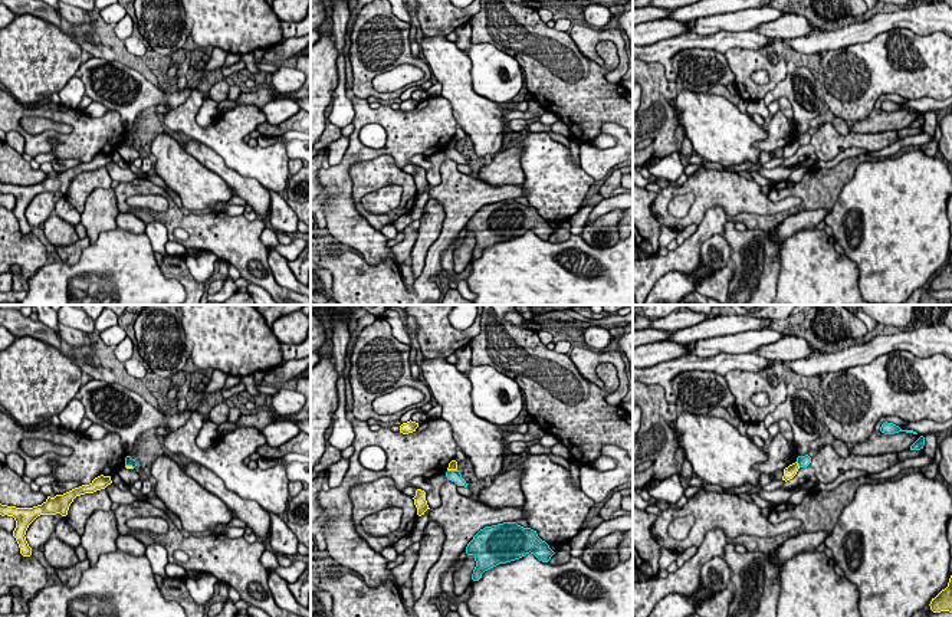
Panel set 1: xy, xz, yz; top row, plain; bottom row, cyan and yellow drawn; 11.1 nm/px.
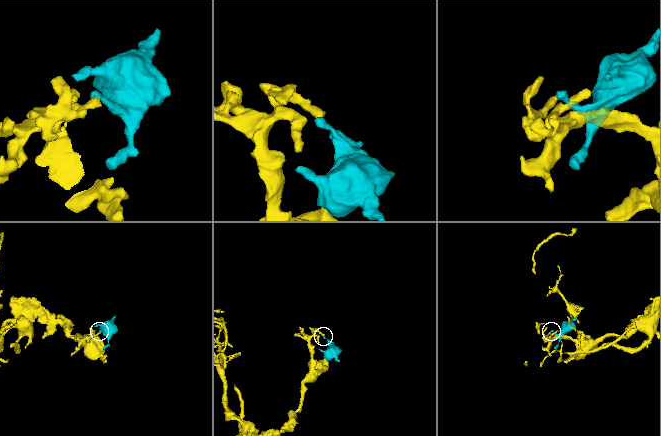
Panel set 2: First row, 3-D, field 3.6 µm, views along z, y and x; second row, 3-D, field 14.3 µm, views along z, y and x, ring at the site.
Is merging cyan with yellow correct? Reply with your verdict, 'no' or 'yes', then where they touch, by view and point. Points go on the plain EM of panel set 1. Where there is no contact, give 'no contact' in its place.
no; contact yz (798, 143)

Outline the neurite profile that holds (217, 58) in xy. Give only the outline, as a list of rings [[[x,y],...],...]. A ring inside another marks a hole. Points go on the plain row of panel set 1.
[[[214,47],[211,52],[211,58],[207,59],[204,70],[216,70],[224,65],[227,52],[219,47]]]

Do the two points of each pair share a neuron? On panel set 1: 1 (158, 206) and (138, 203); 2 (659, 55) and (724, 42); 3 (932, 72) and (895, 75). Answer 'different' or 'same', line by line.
1: same
2: same
3: same

